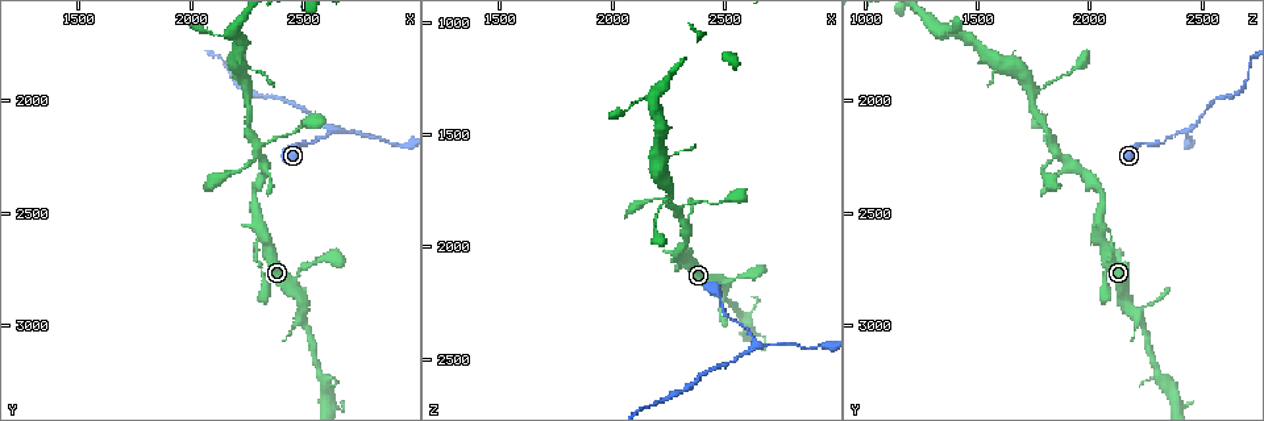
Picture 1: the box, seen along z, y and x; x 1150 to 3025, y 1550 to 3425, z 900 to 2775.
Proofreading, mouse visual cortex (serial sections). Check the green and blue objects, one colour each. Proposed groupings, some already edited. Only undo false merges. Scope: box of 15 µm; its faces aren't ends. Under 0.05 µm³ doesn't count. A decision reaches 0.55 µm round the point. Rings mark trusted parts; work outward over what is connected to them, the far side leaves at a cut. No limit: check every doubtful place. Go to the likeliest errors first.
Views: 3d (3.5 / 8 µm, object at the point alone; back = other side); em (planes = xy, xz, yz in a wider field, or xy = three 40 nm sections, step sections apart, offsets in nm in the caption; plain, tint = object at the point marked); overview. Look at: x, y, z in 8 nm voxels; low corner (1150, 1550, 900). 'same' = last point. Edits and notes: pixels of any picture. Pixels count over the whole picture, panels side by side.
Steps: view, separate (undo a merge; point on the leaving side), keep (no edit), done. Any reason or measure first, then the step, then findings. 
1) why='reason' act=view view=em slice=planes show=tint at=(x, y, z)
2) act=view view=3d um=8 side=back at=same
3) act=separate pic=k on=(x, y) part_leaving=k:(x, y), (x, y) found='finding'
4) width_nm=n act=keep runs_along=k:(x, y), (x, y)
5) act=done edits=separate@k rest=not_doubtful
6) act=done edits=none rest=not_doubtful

why='branch point' act=view view=3d um=8 at=(2640, 2140, 2420)

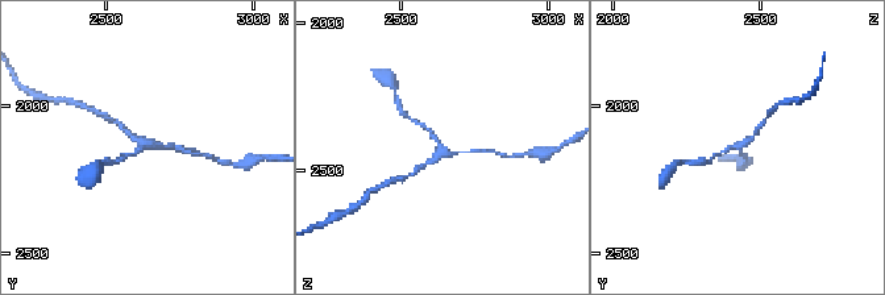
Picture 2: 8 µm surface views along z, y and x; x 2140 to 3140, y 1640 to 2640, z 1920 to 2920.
act=view view=3d um=3.5 at=(2640, 2140, 2420)

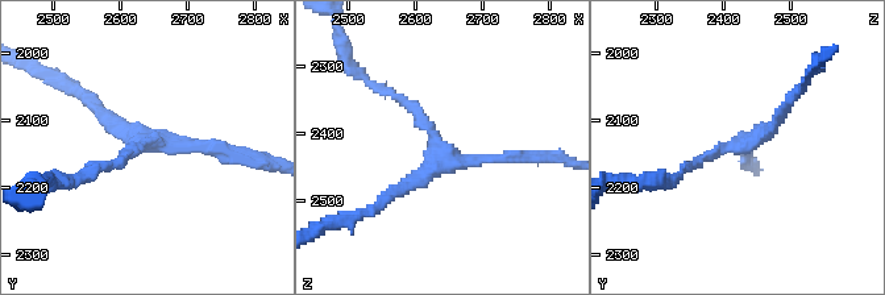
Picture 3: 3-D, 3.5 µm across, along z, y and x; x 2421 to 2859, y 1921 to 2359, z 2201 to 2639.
act=view view=em slice=xy step=3 show=tint at=(2630, 2135, 2420)

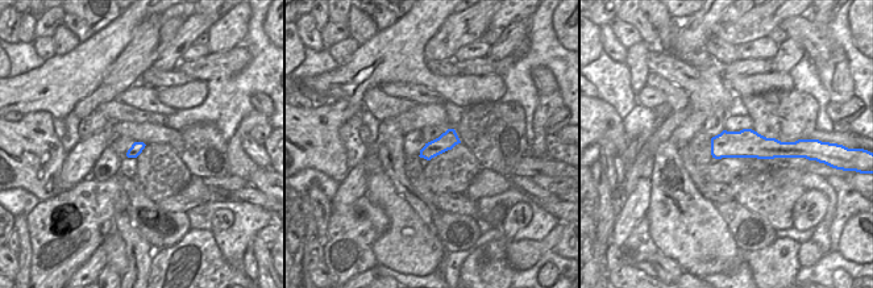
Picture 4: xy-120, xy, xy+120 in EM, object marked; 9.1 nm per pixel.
width_nm=170 act=keep runs_along=3:(678, 177), (705, 156), (752, 144), (789, 103) found='one cell here'

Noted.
why='two arms at a narrow angle' act=view view=em slice=xy step=3 show=tint at=(2320, 2580, 2050)

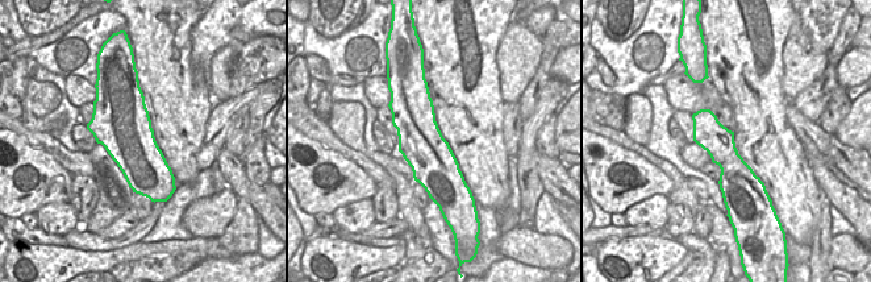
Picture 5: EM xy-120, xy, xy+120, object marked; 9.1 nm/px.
act=view view=3d um=3.5 at=same

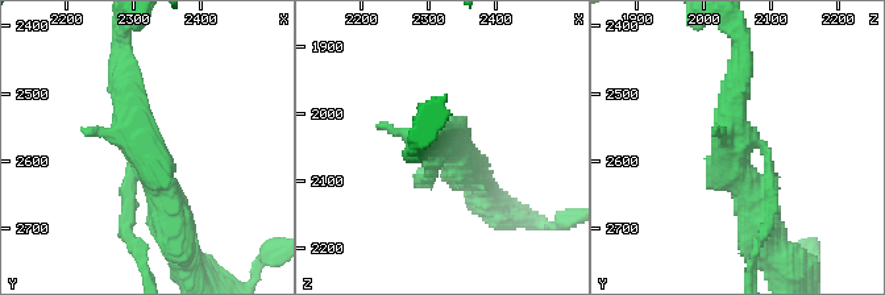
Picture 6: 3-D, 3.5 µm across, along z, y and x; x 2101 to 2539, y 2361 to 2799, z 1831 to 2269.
act=keep runs_along=6:(169, 215), (133, 131), (121, 57) found='one cell here'

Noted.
why='thin arm on a thick one' act=view view=3d um=3.5 at=(2260, 1970, 1750)

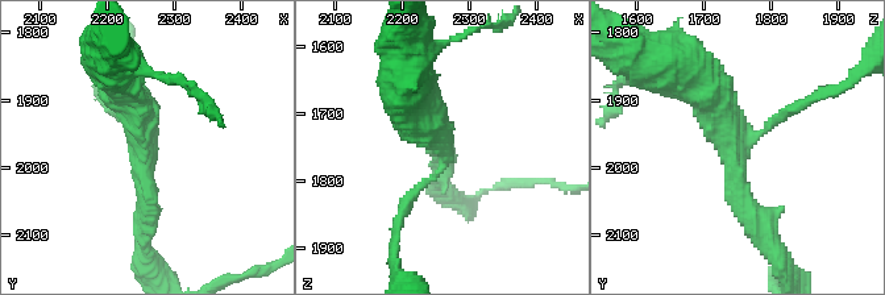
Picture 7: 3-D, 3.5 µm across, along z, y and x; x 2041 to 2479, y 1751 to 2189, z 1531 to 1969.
arms=3 arm_widths_nm=150,250,450 why='shape alone is not enough' act=view view=em slice=xy step=3 show=tint at=(2255, 1970, 1750)

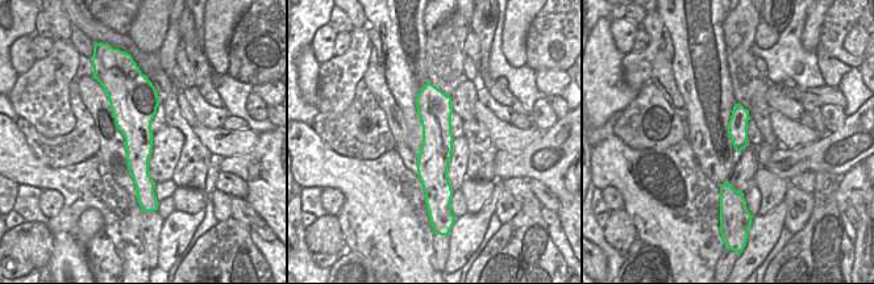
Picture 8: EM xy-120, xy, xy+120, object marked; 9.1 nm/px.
width_nm=320 act=keep runs_along=8:(427, 87), (442, 193) found='continuous, no second cell'

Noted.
act=done edits=none rest=not_doubtful

